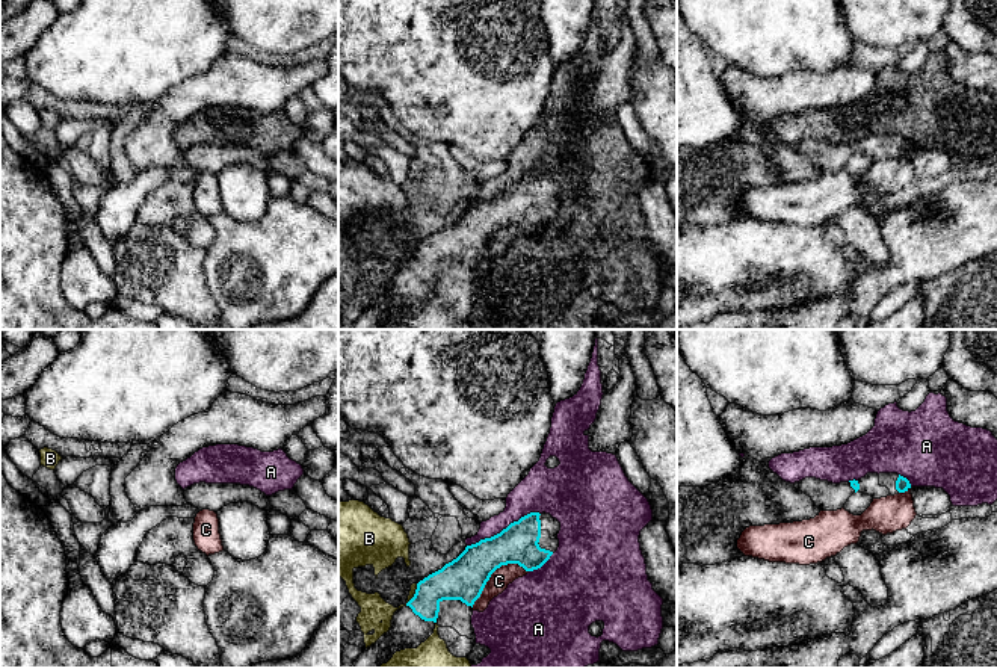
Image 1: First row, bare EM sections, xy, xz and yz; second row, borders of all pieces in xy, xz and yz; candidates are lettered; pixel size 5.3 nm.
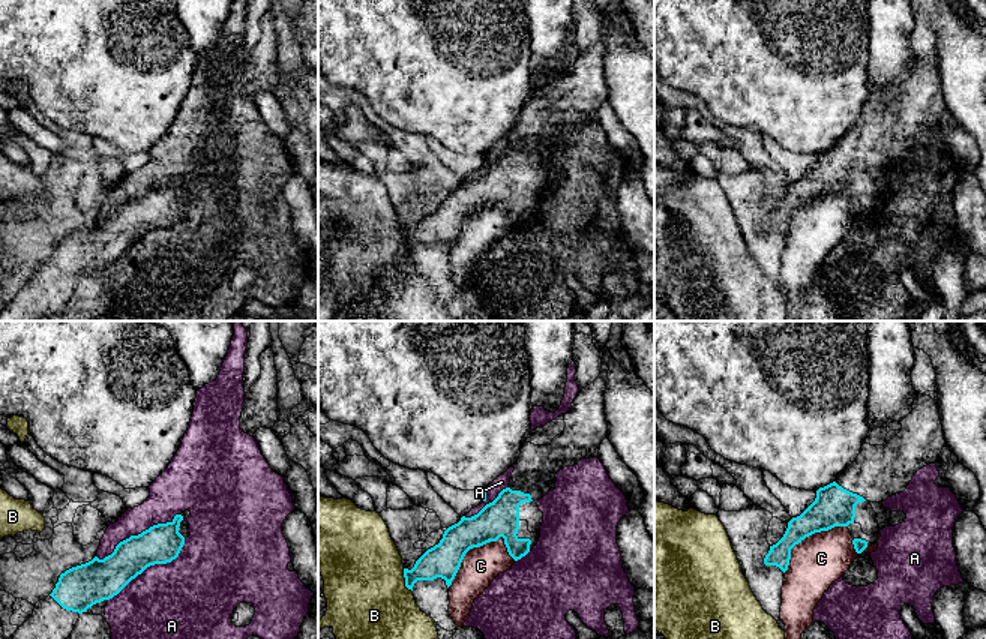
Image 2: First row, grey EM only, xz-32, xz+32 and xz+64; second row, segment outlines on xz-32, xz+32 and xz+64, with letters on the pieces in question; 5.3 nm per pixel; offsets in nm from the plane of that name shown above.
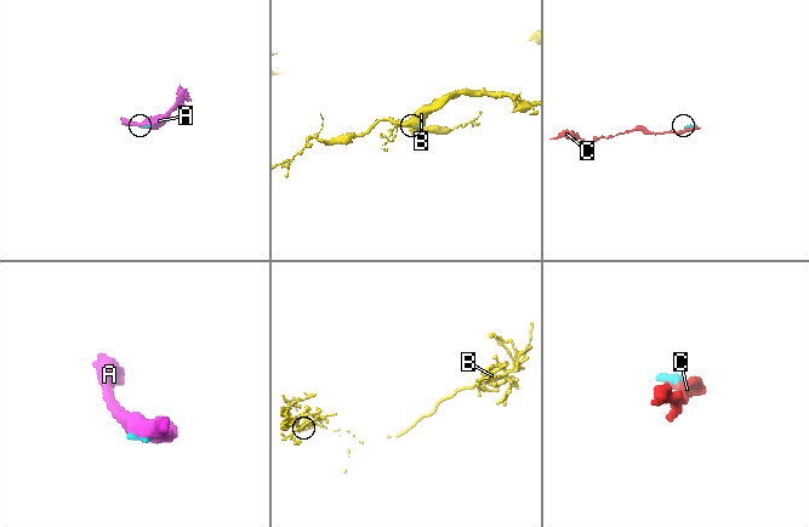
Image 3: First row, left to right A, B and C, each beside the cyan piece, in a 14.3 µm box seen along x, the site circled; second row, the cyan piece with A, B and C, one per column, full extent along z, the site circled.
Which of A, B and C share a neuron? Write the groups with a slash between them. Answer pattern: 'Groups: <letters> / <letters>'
Groups: A / B / C

